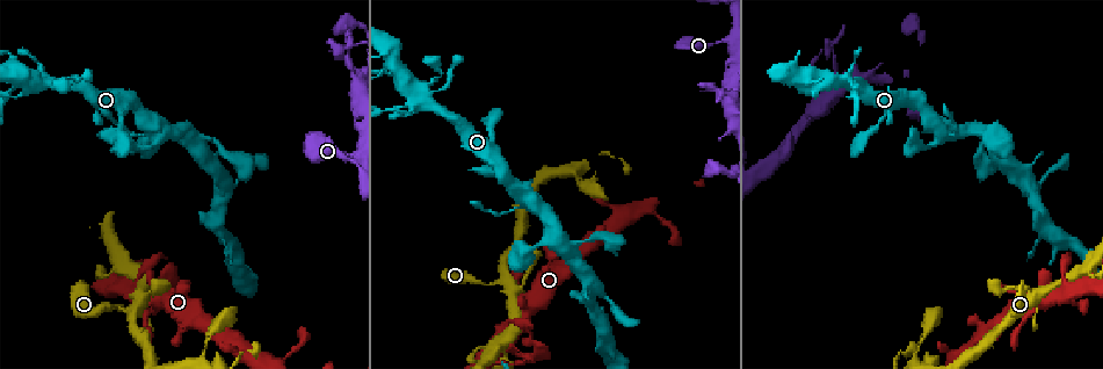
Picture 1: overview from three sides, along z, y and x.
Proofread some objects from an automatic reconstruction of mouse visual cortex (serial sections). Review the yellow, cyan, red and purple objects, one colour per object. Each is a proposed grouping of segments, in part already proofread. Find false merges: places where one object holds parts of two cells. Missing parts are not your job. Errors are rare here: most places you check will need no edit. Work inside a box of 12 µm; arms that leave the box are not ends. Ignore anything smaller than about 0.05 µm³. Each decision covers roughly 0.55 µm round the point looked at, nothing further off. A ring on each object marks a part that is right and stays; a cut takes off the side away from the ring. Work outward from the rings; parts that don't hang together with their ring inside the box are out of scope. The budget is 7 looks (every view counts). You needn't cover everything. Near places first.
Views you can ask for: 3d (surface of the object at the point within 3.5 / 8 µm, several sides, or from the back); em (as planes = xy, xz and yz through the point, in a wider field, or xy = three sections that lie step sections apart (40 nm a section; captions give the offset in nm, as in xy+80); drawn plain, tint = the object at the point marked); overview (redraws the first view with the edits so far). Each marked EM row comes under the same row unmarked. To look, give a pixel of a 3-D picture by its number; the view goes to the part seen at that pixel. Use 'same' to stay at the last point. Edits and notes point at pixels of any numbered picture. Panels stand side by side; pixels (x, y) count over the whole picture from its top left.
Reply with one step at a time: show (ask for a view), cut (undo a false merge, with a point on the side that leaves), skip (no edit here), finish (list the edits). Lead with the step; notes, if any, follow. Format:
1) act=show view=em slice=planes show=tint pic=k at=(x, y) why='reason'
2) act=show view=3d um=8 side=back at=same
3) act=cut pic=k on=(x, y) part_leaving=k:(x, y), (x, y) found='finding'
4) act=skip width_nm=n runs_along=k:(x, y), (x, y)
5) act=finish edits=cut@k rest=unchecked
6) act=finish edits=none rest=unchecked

act=show view=3d um=3.5 pic=1 at=(841, 83) why='four or more arms meet'

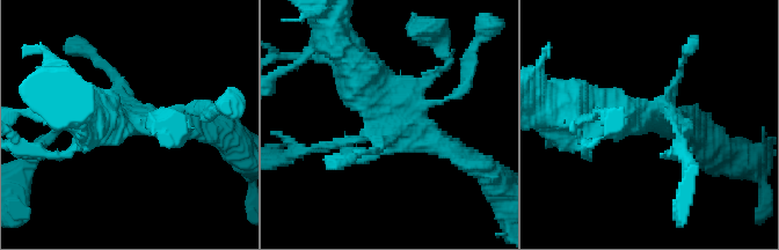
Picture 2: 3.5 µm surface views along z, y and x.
act=skip runs_along=2:(475, 162), (393, 112), (357, 67) found='one cell here'

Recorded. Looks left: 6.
act=show view=3d um=8 pic=1 at=(1022, 314) why='three arms meet'

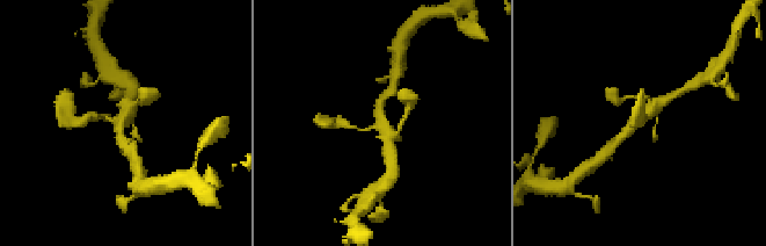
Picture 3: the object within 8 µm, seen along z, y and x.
act=show view=3d um=3.5 pic=3 at=(113, 121) why='zoom in'

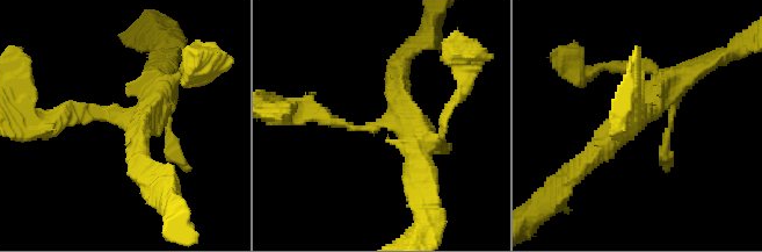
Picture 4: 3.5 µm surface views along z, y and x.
act=show view=em slice=xy step=1 show=tint pic=4 at=(386, 119) arms=3 arm_widths_nm=150,250,400 why='now the EM'

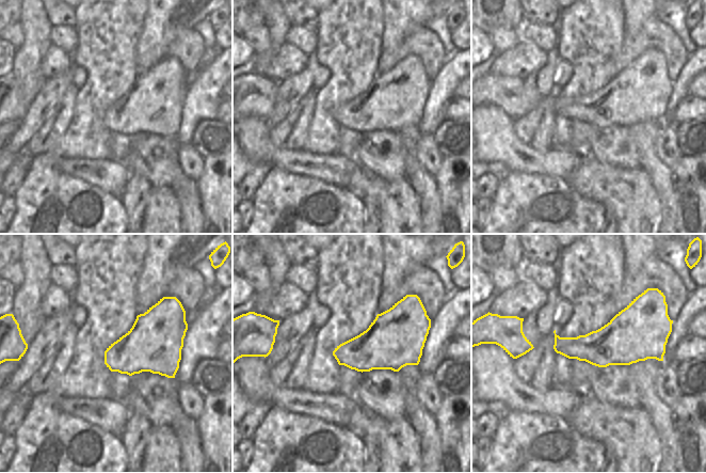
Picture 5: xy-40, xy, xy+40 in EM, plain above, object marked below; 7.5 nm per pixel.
act=skip runs_along=4:(57, 119), (138, 119), (160, 76) found='one cell here'

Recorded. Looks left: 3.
act=show view=3d um=3.5 pic=1 at=(349, 50) why='sharp bend'

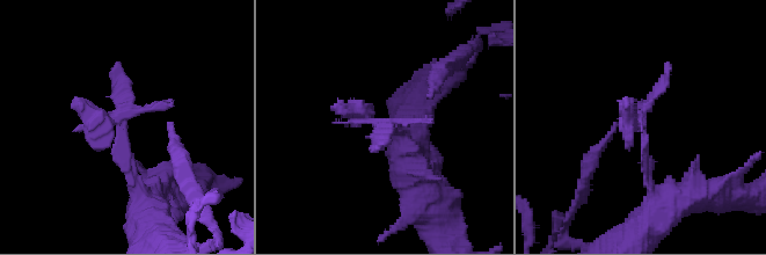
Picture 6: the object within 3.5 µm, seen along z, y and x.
act=show view=em slice=planes show=tint pic=6 at=(381, 122)

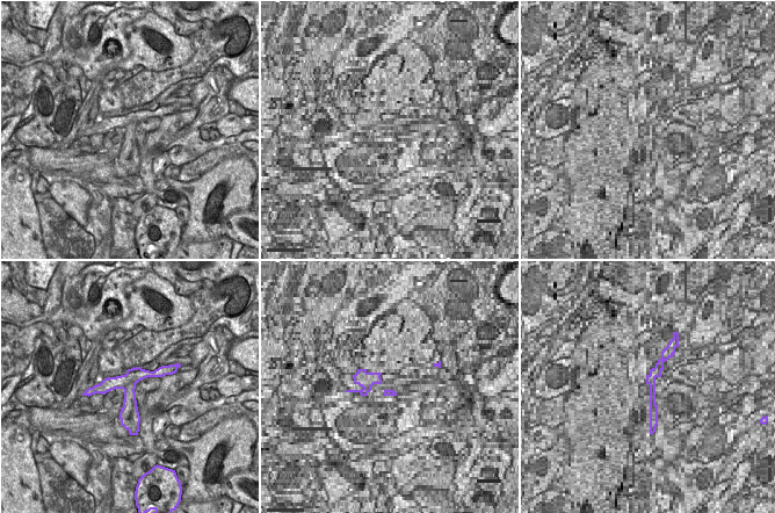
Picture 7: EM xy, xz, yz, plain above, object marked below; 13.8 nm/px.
act=skip runs_along=6:(139, 198), (122, 128), (75, 99) found='all the same cell'

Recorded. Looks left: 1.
act=finish edits=none rest=unchecked

